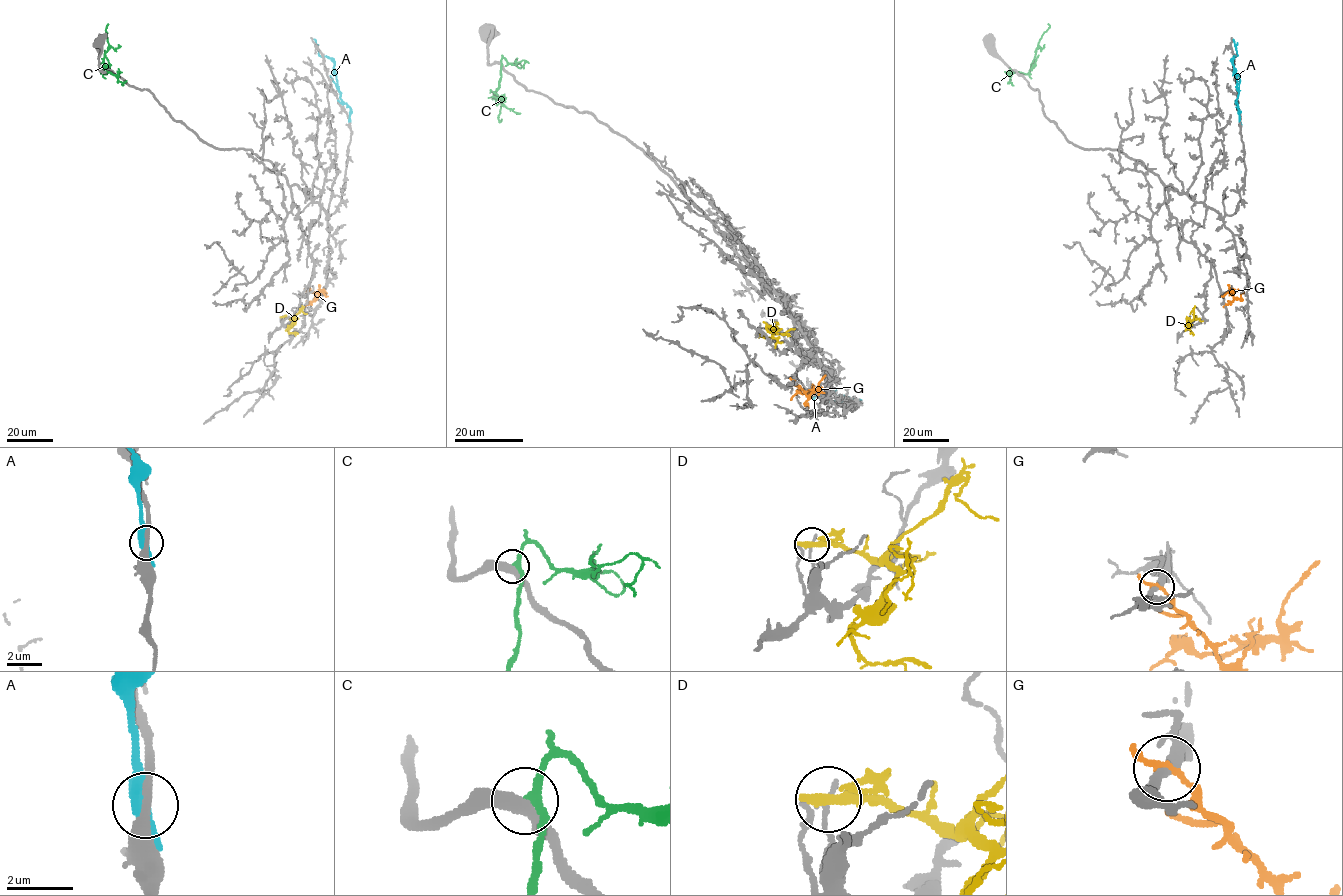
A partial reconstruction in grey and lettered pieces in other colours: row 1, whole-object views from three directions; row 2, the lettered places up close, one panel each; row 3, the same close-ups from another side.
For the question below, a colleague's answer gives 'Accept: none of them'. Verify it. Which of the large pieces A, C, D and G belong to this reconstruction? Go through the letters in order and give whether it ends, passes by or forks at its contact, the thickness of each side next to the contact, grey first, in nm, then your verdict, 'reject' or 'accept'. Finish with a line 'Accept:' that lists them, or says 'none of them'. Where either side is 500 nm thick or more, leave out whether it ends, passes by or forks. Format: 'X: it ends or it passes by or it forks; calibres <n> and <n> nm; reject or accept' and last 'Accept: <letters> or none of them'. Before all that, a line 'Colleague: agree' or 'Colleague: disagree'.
Colleague: agree
A: it passes by; calibres 280 and 440 nm; reject
C: it passes by; calibres 400 and 240 nm; reject
D: it passes by; calibres 150 and 280 nm; reject
G: it passes by; calibres 320 and 170 nm; reject
Accept: none of them

